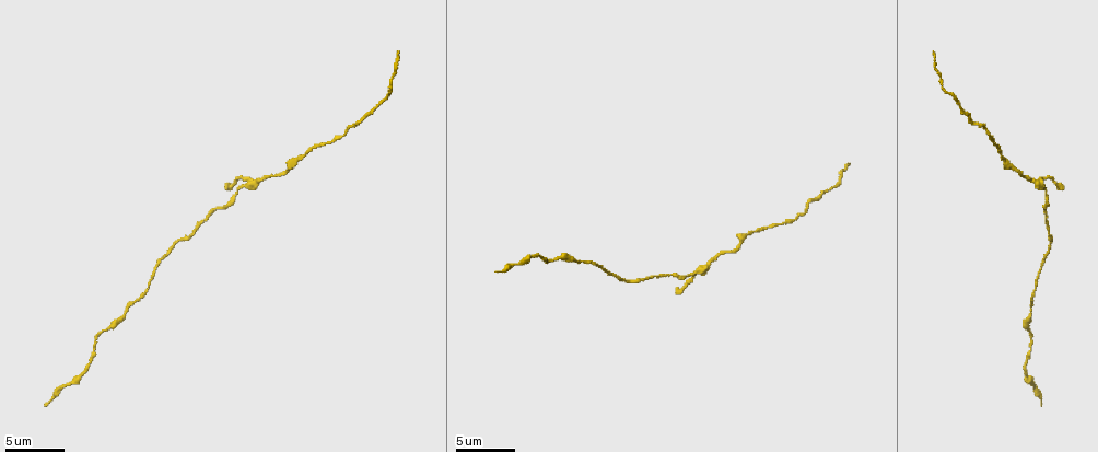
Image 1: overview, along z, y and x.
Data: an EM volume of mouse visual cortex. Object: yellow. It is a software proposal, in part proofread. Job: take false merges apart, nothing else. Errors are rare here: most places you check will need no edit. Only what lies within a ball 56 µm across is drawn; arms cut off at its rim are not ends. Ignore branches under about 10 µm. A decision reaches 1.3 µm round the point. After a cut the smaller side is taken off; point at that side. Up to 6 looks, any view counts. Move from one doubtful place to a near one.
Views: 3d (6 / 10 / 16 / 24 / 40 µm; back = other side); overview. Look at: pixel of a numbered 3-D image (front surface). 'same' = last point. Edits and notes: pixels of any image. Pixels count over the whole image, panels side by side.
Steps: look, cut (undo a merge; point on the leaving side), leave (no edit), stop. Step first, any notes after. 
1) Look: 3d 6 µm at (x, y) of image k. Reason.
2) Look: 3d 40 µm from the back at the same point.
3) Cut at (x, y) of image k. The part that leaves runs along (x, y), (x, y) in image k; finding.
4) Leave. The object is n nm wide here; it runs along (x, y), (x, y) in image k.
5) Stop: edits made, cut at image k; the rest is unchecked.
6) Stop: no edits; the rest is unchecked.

Look: 3d 16 µm at (107, 329) of image 1. Sudden change in width.

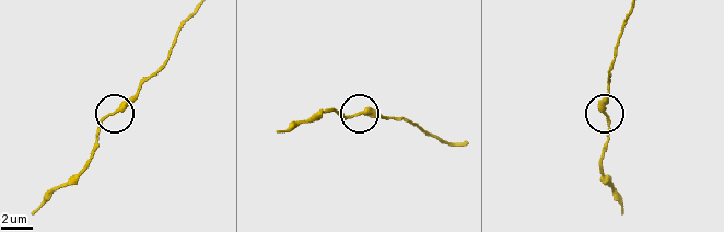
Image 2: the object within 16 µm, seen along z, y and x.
Leave. It runs along (632, 9), (607, 83), (604, 114), (607, 144) in image 2; continuous, no second neuron.

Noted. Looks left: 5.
Look: 3d 10 µm at (244, 185) of image 1. Sudden change in width.

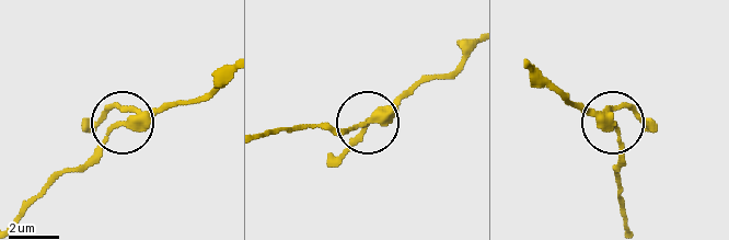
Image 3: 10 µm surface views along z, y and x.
Leave. The object is 230 nm wide here; it runs along (322, 127), (370, 123), (412, 86) in image 3; all the same neuron.

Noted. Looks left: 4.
Stop: no edits; the rest is unchecked.

